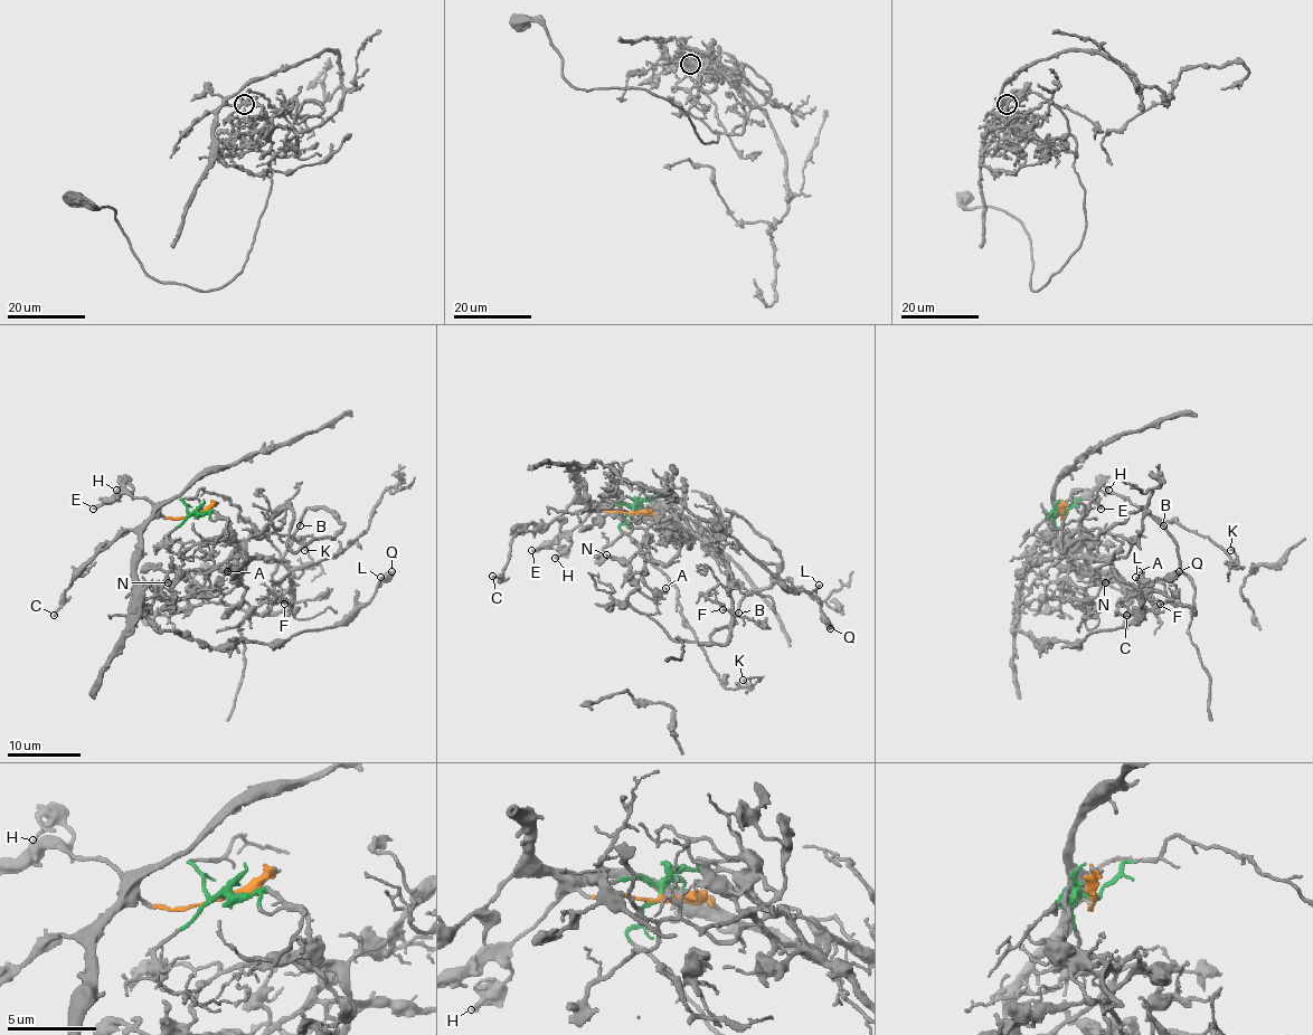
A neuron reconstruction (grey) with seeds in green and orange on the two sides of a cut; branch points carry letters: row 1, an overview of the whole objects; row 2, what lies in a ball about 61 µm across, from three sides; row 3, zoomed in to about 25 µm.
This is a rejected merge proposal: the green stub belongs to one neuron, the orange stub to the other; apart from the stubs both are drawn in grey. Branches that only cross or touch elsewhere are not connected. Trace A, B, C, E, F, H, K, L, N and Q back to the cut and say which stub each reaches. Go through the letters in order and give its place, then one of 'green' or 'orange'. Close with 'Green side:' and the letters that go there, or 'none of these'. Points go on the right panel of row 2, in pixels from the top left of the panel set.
A: at (1139, 571); green
B: at (1163, 525); green
C: at (1126, 615); orange
E: at (1101, 509); orange
F: at (1160, 604); green
H: at (1108, 490); orange
K: at (1230, 550); green
L: at (1135, 577); orange
N: at (1105, 582); green
Q: at (1179, 571); orange
Green side: A, B, F, K, N

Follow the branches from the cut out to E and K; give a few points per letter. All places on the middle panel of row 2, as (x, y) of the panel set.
E: (631, 513), (594, 510), (572, 530), (560, 531), (551, 541), (531, 550)
K: (631, 513), (620, 528), (677, 588), (683, 623), (695, 634), (706, 660), (727, 687), (749, 687), (743, 680)

